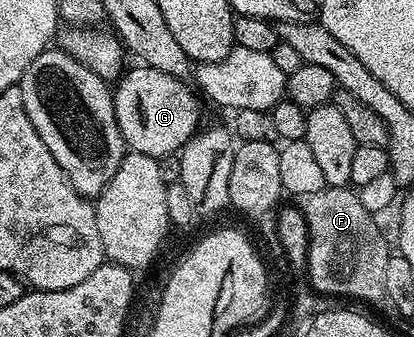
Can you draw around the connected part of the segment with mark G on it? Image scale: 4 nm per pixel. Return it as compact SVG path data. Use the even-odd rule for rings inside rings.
M135 64L118 79L113 90L115 119L124 143L134 153L150 158L164 158L167 154L178 154L183 145L200 129L199 100L188 83L181 78L169 76L152 66Z

